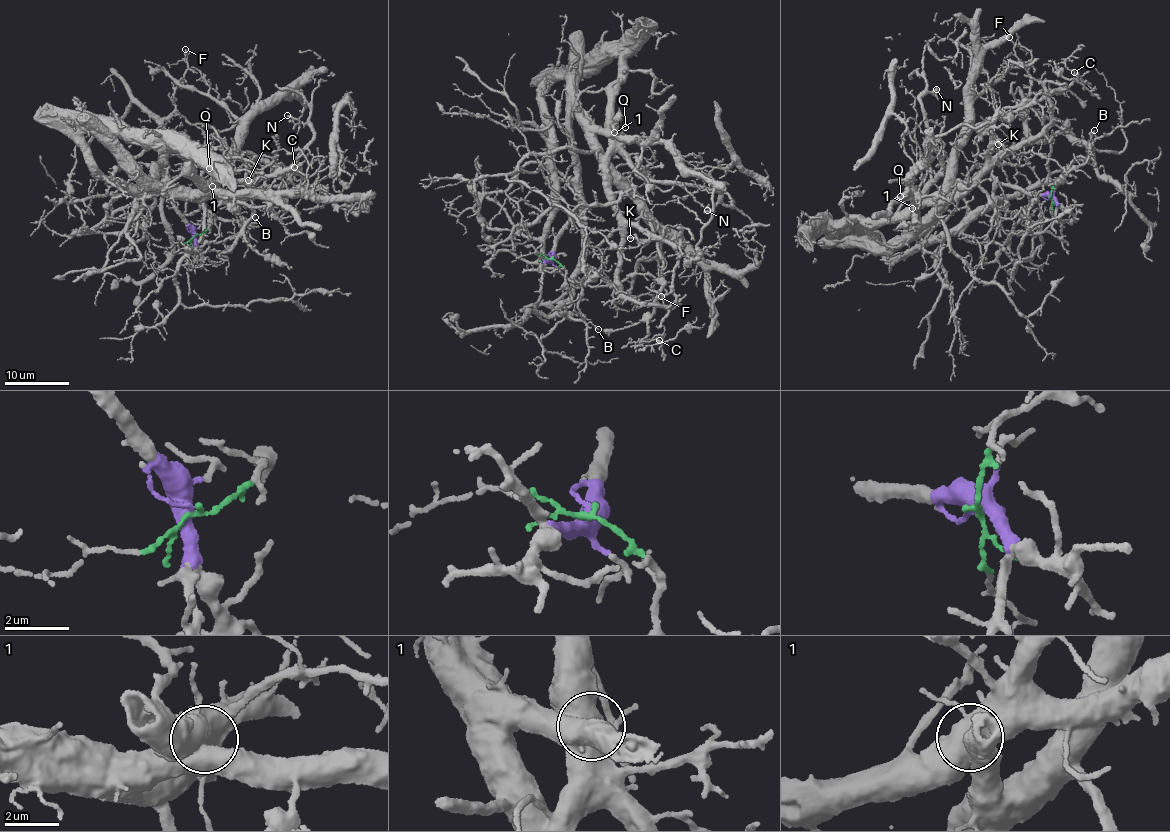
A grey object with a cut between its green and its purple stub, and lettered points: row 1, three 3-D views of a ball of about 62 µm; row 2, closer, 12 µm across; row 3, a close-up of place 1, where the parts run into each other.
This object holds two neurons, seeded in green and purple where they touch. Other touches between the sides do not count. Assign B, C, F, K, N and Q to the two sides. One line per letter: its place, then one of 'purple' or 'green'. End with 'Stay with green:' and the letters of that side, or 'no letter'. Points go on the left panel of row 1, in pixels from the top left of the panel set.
B: at (255, 217); green
C: at (294, 167); green
F: at (185, 49); green
K: at (248, 180); purple
N: at (287, 115); purple
Q: at (209, 168); purple
Stay with green: B, C, F

